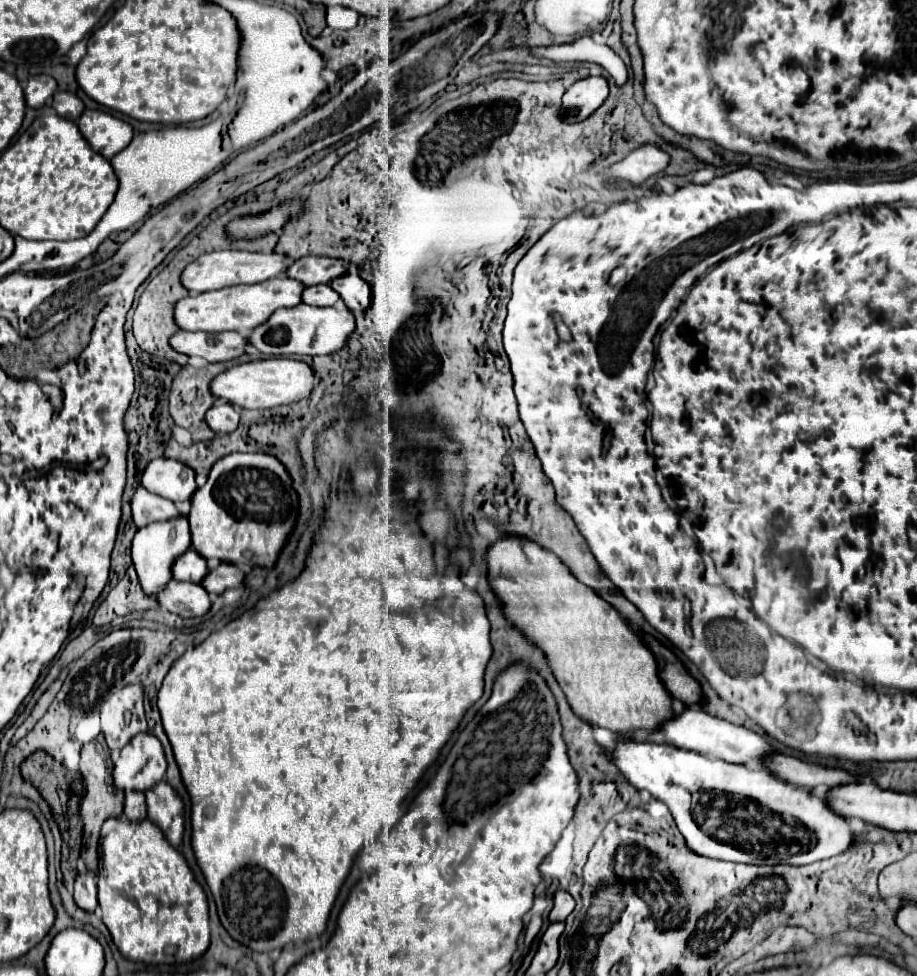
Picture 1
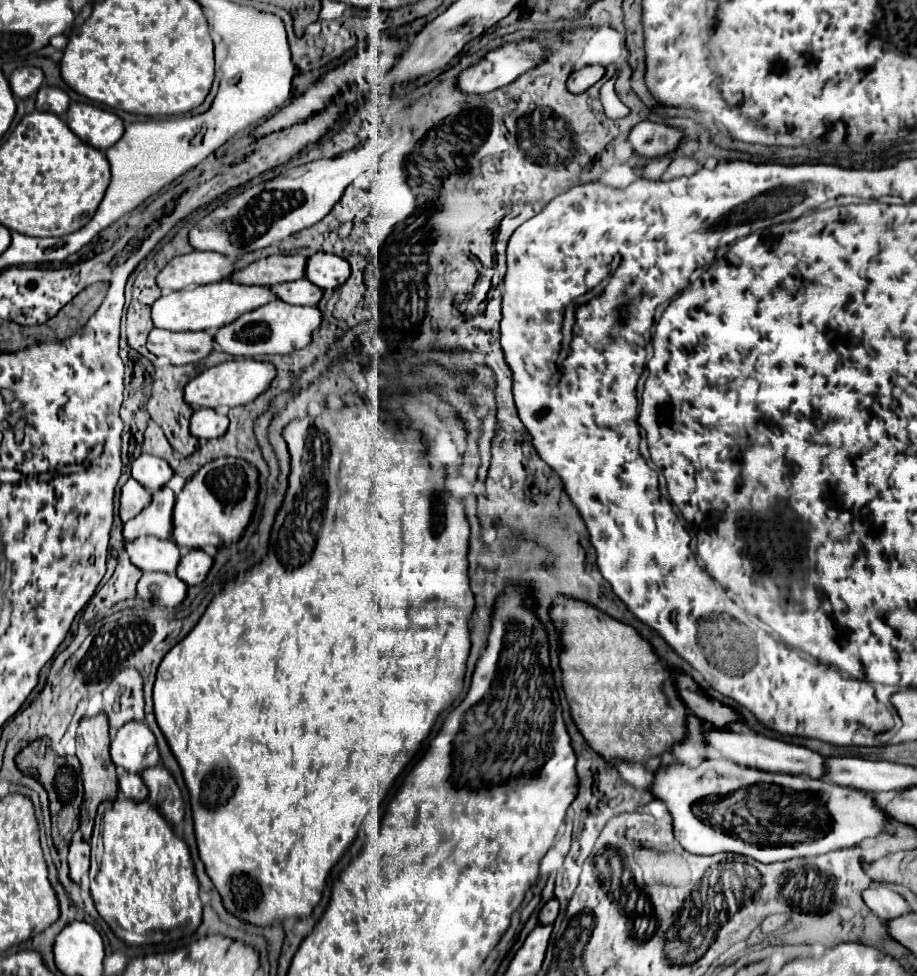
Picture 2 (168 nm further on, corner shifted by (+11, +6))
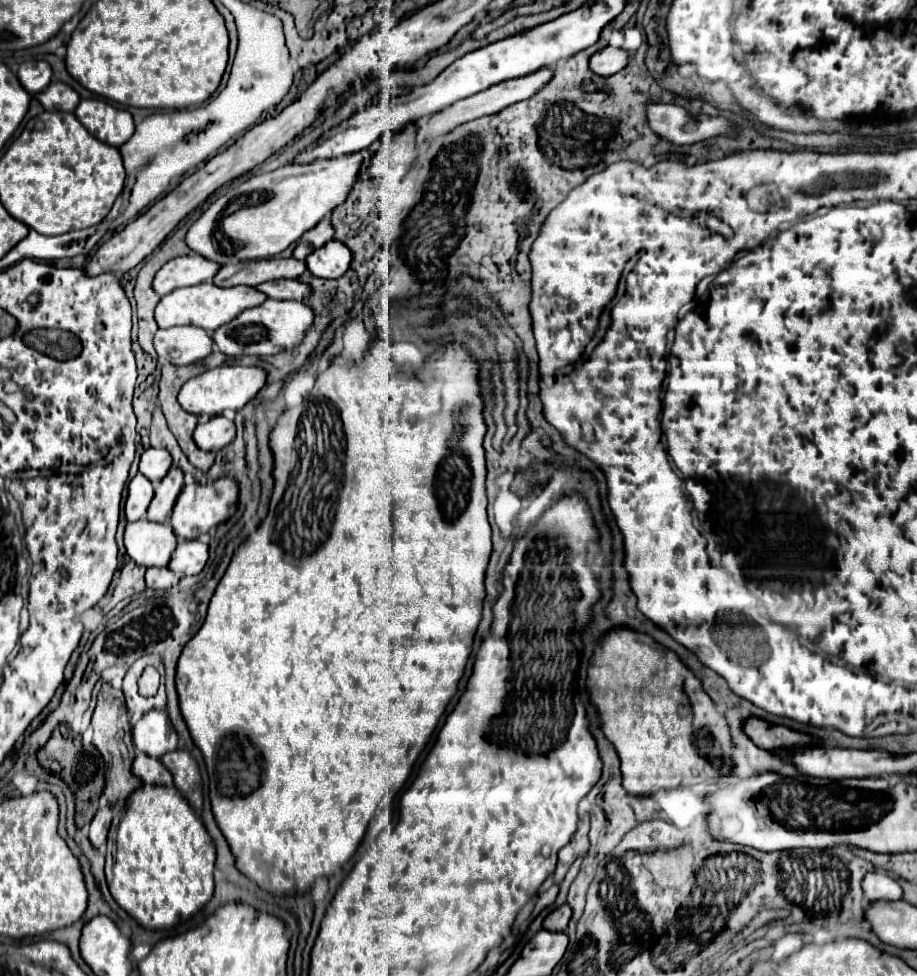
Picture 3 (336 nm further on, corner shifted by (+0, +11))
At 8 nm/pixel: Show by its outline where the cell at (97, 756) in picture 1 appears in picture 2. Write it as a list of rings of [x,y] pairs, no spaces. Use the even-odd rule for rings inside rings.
[[[105,713],[81,719],[79,729],[77,729],[77,759],[81,761],[81,767],[83,767],[83,785],[85,785],[85,799],[81,805],[81,827],[79,827],[83,833],[83,839],[91,837],[99,803],[105,799],[113,801],[119,791],[115,763],[111,761],[111,755],[109,755],[109,741],[111,741],[109,739],[109,719]]]

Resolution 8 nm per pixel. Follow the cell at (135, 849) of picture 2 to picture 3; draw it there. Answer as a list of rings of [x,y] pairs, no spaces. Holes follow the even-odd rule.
[[[142,786],[134,790],[126,802],[126,814],[118,824],[116,856],[106,870],[106,882],[112,898],[146,930],[170,930],[200,912],[214,894],[214,844],[194,816],[188,802],[172,786]]]

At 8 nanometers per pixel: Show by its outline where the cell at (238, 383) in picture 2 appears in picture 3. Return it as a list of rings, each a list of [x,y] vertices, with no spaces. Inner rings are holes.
[[[218,366],[214,370],[202,372],[196,378],[190,378],[182,386],[182,390],[178,394],[178,402],[186,412],[192,412],[196,416],[200,416],[200,414],[216,416],[226,410],[236,412],[264,388],[266,376],[268,376],[266,370],[260,366]]]

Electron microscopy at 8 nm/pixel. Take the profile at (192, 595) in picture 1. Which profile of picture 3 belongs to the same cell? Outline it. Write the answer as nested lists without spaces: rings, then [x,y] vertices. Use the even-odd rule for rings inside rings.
[[[148,568],[146,586],[154,590],[170,590],[178,584],[178,576],[170,568]]]

